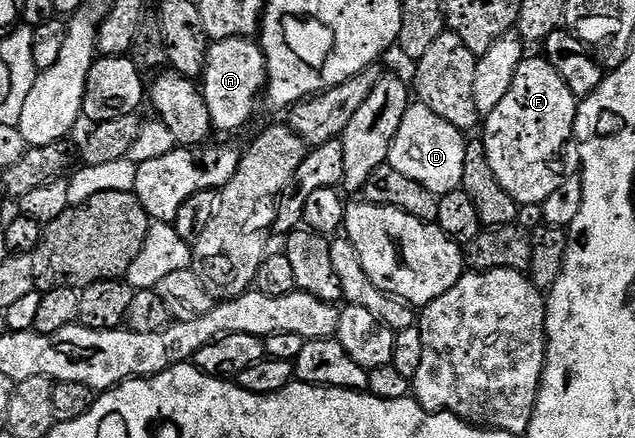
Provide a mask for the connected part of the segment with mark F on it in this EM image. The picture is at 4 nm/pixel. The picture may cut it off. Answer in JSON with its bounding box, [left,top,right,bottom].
[480,55,579,206]

